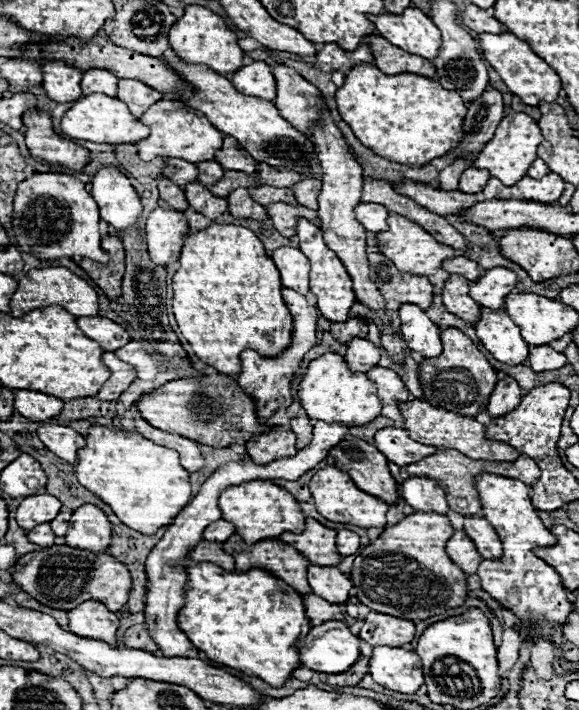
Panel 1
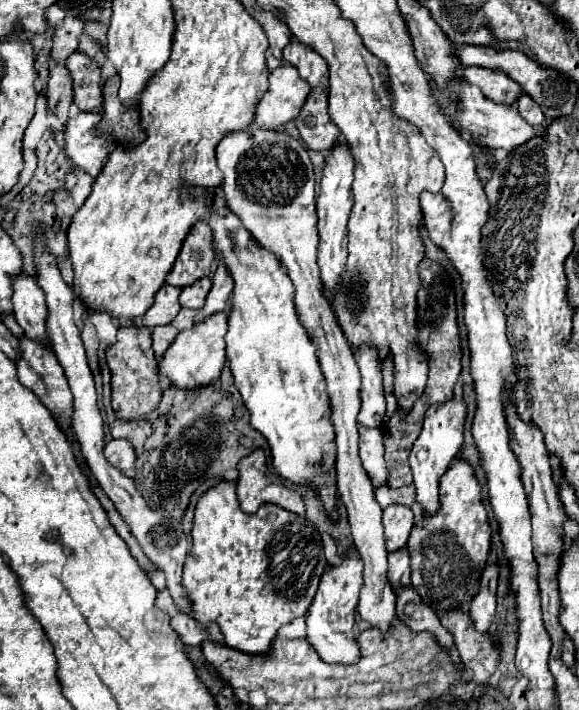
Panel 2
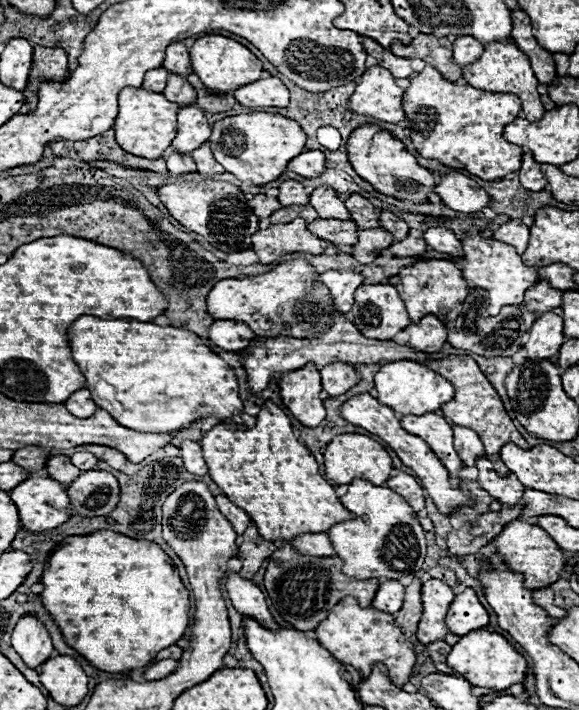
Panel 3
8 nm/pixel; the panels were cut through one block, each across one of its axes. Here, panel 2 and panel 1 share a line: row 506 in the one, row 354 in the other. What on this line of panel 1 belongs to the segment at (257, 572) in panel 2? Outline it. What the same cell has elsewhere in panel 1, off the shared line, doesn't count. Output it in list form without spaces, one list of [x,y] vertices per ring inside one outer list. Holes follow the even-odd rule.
[[[212,224],[184,238],[180,268],[172,278],[174,316],[196,356],[220,374],[240,374],[242,350],[278,356],[292,338],[292,314],[280,294],[280,274],[262,242],[244,226]]]

